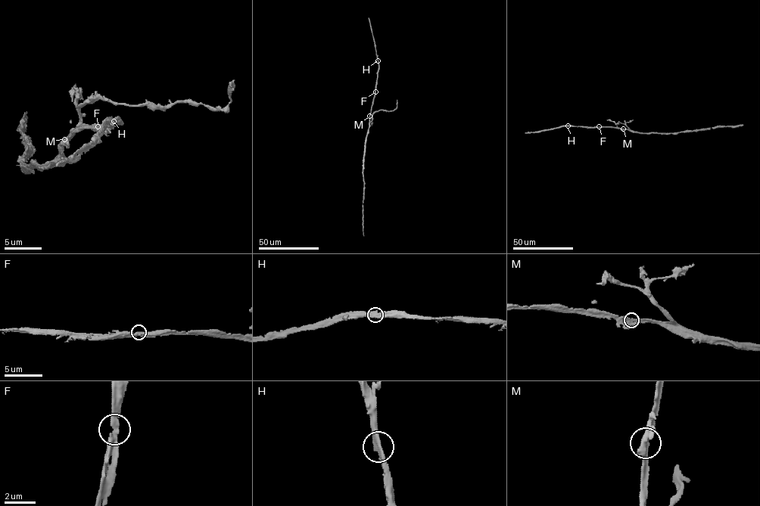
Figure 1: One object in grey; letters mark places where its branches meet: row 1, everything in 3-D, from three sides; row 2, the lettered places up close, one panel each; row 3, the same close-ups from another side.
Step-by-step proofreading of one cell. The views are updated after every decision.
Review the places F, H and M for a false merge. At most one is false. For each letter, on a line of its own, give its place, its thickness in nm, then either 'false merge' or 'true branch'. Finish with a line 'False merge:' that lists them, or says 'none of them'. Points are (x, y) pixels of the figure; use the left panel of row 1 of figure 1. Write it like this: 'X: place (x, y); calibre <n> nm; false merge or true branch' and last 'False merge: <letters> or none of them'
F: place (98, 126); calibre 360 nm; true branch
H: place (113, 121); calibre 400 nm; true branch
M: place (64, 139); calibre 400 nm; true branch
False merge: none of them

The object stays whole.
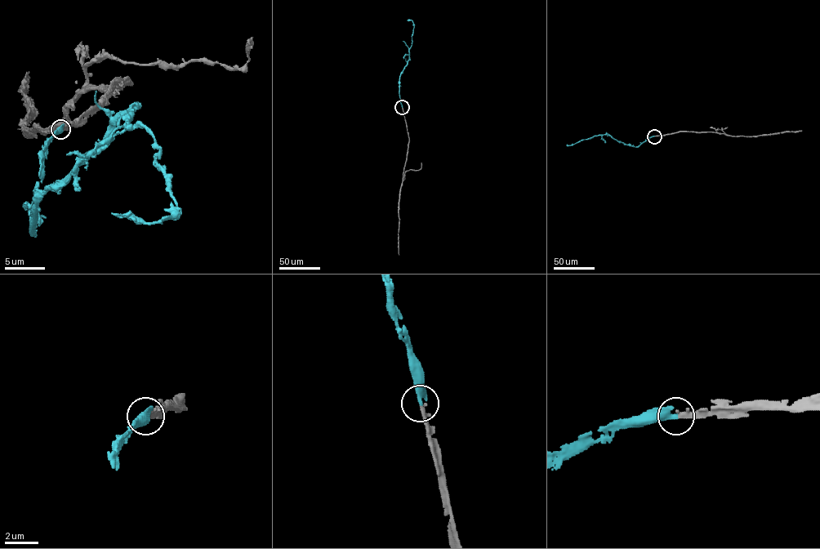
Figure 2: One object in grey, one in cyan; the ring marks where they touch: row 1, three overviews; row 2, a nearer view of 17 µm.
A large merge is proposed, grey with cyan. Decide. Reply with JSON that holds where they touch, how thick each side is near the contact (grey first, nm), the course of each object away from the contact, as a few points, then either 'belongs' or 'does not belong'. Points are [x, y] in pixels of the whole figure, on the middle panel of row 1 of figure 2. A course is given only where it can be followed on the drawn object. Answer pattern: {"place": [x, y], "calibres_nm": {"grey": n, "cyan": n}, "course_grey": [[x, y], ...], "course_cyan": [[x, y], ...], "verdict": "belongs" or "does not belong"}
{"place": [402, 107], "calibres_nm": {"grey": 240, "cyan": 400}, "course_grey": [[402, 107], [408, 144], [398, 204], [398, 254]], "course_cyan": [[402, 107], [399, 76], [409, 59], [414, 27], [413, 22], [407, 20]], "verdict": "belongs"}

